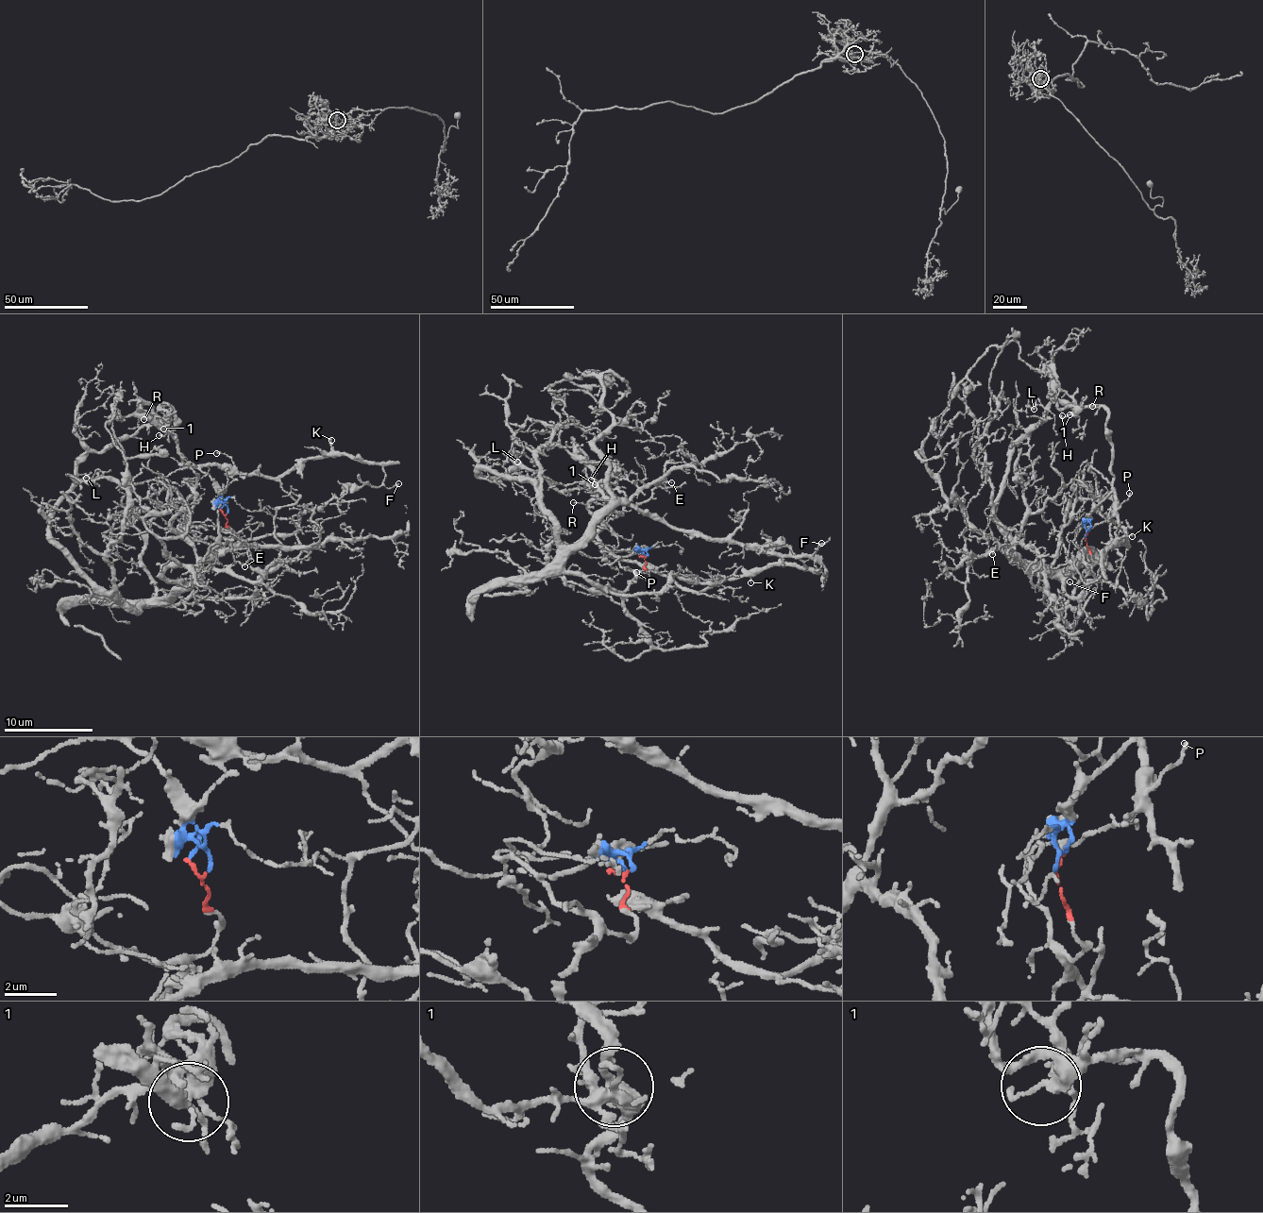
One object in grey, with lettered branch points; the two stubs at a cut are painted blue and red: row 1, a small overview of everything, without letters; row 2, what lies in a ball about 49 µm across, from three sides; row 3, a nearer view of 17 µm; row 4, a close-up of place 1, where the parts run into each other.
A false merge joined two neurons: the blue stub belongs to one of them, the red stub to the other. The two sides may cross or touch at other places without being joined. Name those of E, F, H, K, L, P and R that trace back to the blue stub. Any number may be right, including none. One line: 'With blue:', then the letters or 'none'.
With blue: F, K, P, R

